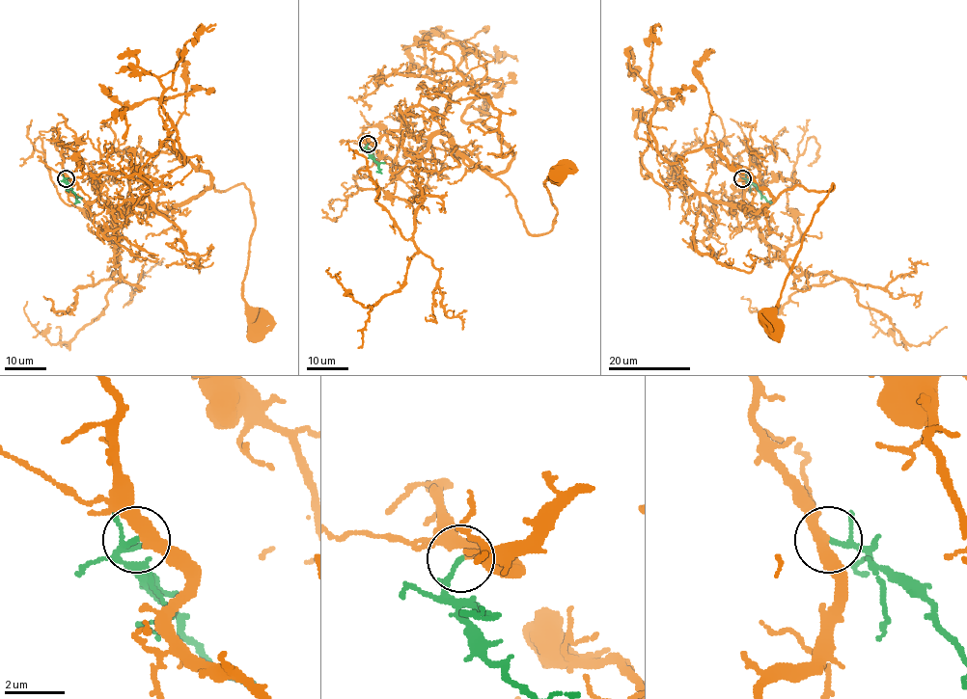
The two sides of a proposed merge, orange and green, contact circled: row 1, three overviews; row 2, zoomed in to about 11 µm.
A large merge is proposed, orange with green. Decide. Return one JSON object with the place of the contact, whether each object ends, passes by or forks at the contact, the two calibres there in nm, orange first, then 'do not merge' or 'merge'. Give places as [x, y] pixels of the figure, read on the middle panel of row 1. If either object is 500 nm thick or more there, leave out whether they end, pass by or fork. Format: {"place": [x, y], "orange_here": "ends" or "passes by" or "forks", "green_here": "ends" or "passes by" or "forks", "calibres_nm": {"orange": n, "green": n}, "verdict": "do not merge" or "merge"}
{"place": [368, 144], "orange_here": "passes by", "green_here": "passes by", "calibres_nm": {"orange": 360, "green": 120}, "verdict": "merge"}

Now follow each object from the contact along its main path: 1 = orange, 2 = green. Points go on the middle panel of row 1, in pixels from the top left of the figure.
1: (368, 144), (397, 131), (445, 135), (508, 188), (532, 235), (552, 228), (557, 210), (544, 183), (560, 176)
2: (368, 144), (368, 154), (378, 164), (379, 171), (376, 172)

